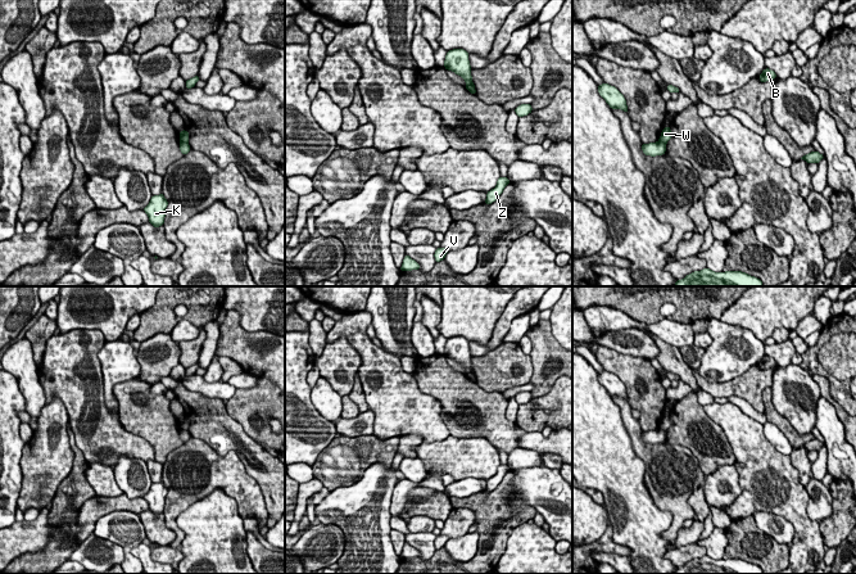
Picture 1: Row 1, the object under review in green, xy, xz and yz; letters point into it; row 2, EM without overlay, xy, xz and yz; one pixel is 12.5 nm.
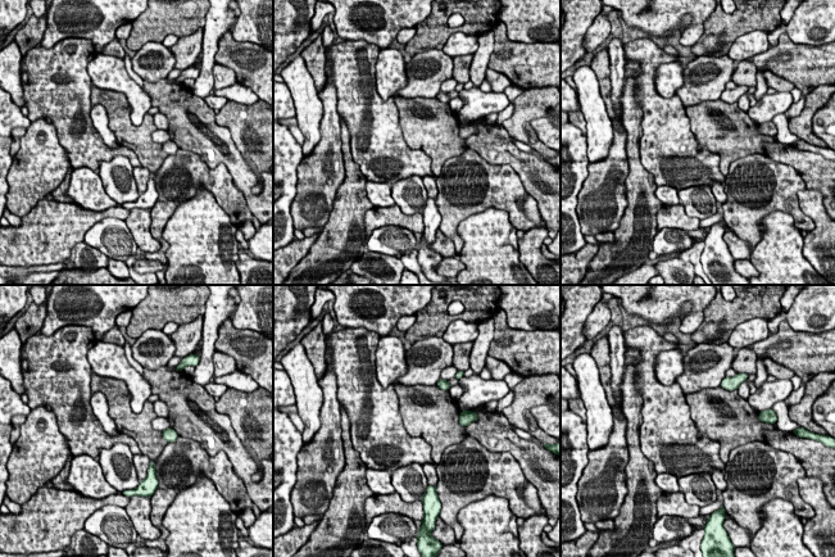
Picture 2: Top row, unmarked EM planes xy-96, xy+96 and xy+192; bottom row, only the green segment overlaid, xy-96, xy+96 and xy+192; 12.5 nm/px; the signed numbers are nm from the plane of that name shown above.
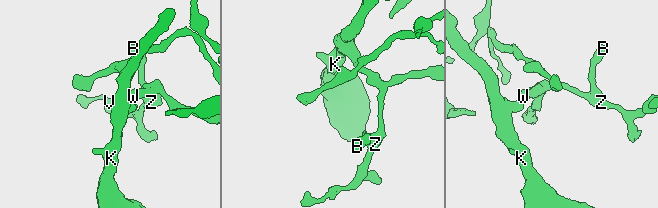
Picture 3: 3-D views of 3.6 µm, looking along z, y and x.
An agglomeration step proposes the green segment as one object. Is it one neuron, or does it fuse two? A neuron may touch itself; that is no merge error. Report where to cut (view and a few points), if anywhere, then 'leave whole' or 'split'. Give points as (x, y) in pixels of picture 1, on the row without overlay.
cut xy (180, 428), (188, 430); split

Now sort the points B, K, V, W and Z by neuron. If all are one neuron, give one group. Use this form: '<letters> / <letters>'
B V W Z / K

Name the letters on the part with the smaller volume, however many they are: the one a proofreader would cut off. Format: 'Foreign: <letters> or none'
Foreign: B, V, W, Z

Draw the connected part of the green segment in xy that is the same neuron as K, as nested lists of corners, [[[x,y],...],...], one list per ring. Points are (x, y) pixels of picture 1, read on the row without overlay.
[[[162,480],[159,483],[153,483],[149,492],[142,497],[154,515],[163,514],[167,493],[168,489]]]

